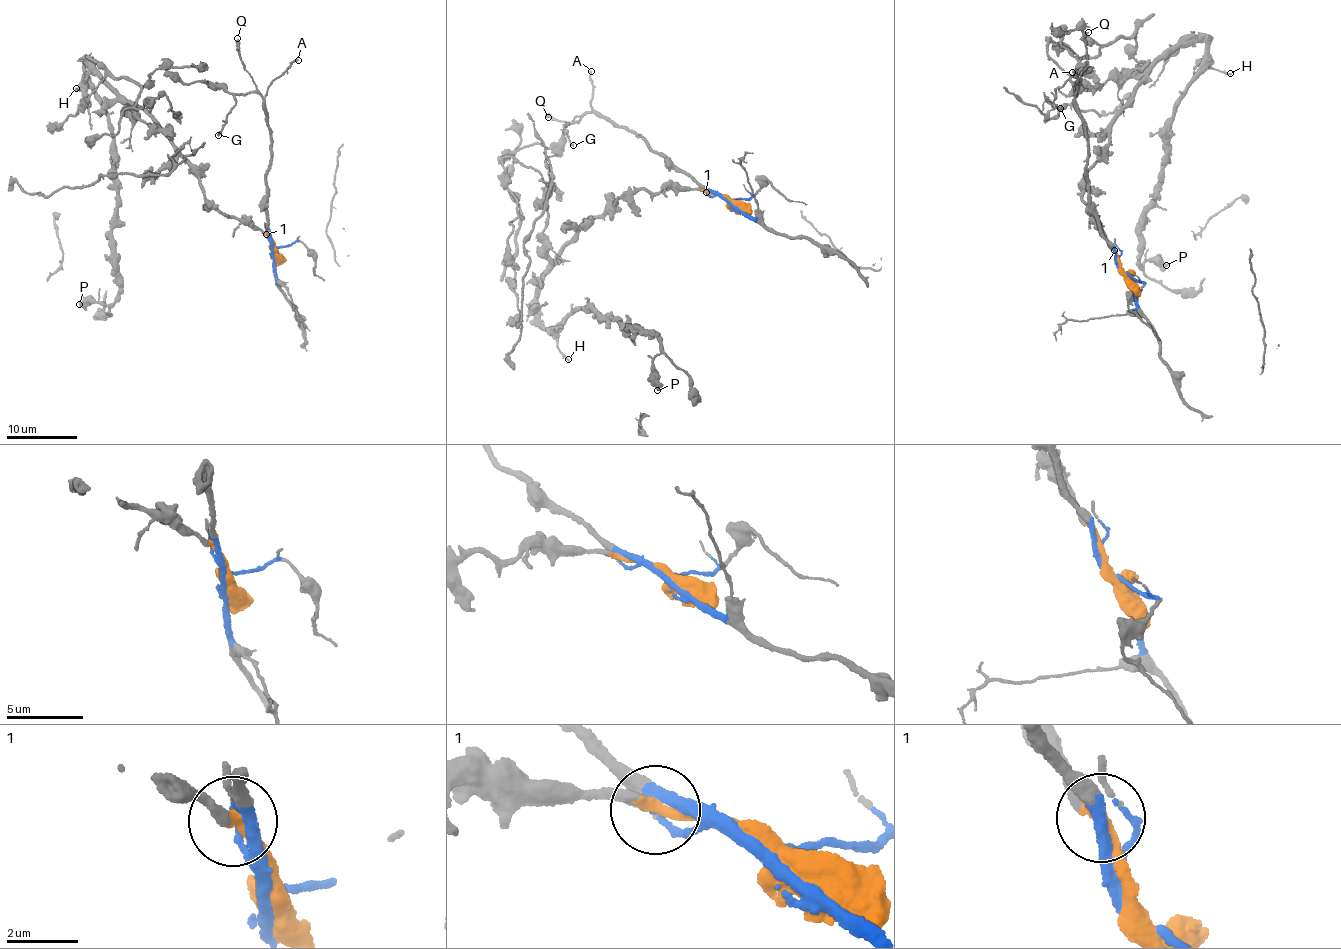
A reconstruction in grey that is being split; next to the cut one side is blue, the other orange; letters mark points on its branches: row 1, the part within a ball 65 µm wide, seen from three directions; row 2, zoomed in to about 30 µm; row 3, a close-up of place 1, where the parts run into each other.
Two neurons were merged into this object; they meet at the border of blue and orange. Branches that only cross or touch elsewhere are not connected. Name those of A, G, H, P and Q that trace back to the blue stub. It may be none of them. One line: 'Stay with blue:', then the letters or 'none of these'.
Stay with blue: A, G, Q

